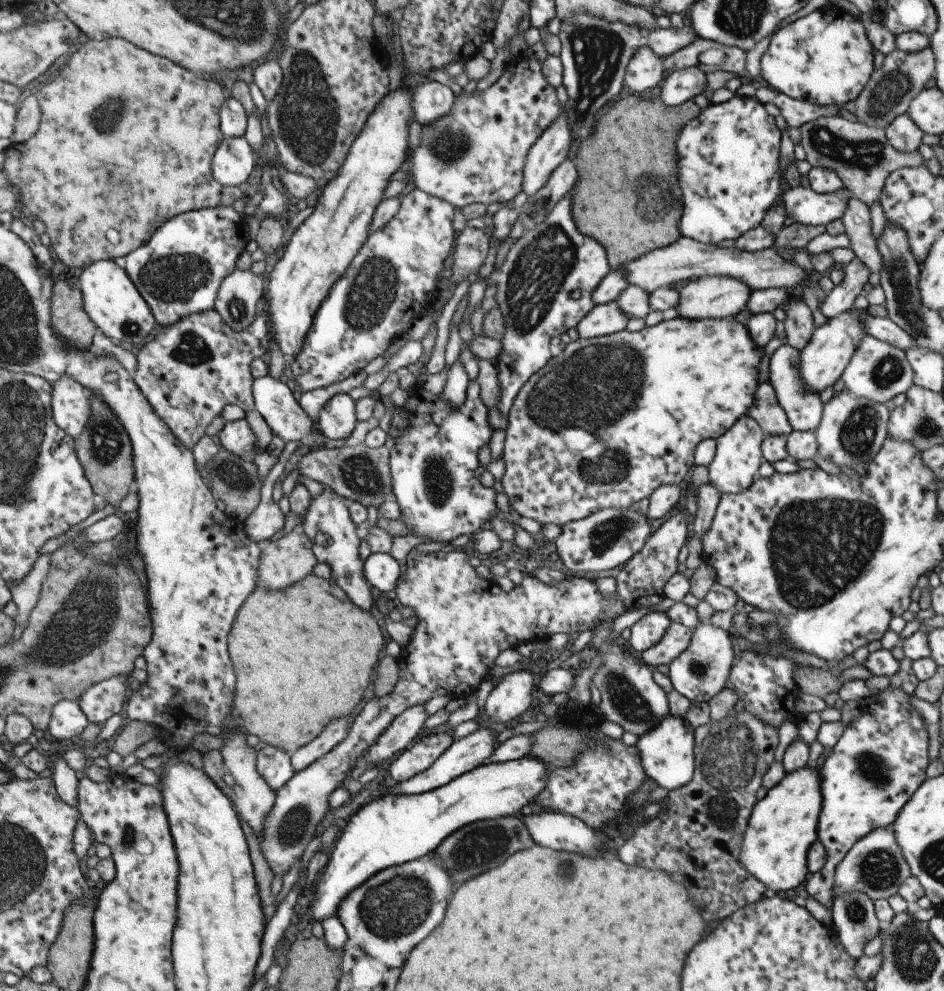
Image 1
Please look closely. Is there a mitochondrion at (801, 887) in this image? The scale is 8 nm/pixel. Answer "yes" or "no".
no

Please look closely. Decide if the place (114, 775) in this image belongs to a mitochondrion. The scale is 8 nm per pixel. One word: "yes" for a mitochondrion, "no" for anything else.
no

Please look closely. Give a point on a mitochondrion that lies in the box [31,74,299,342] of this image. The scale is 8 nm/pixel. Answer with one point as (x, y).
(174, 279)

